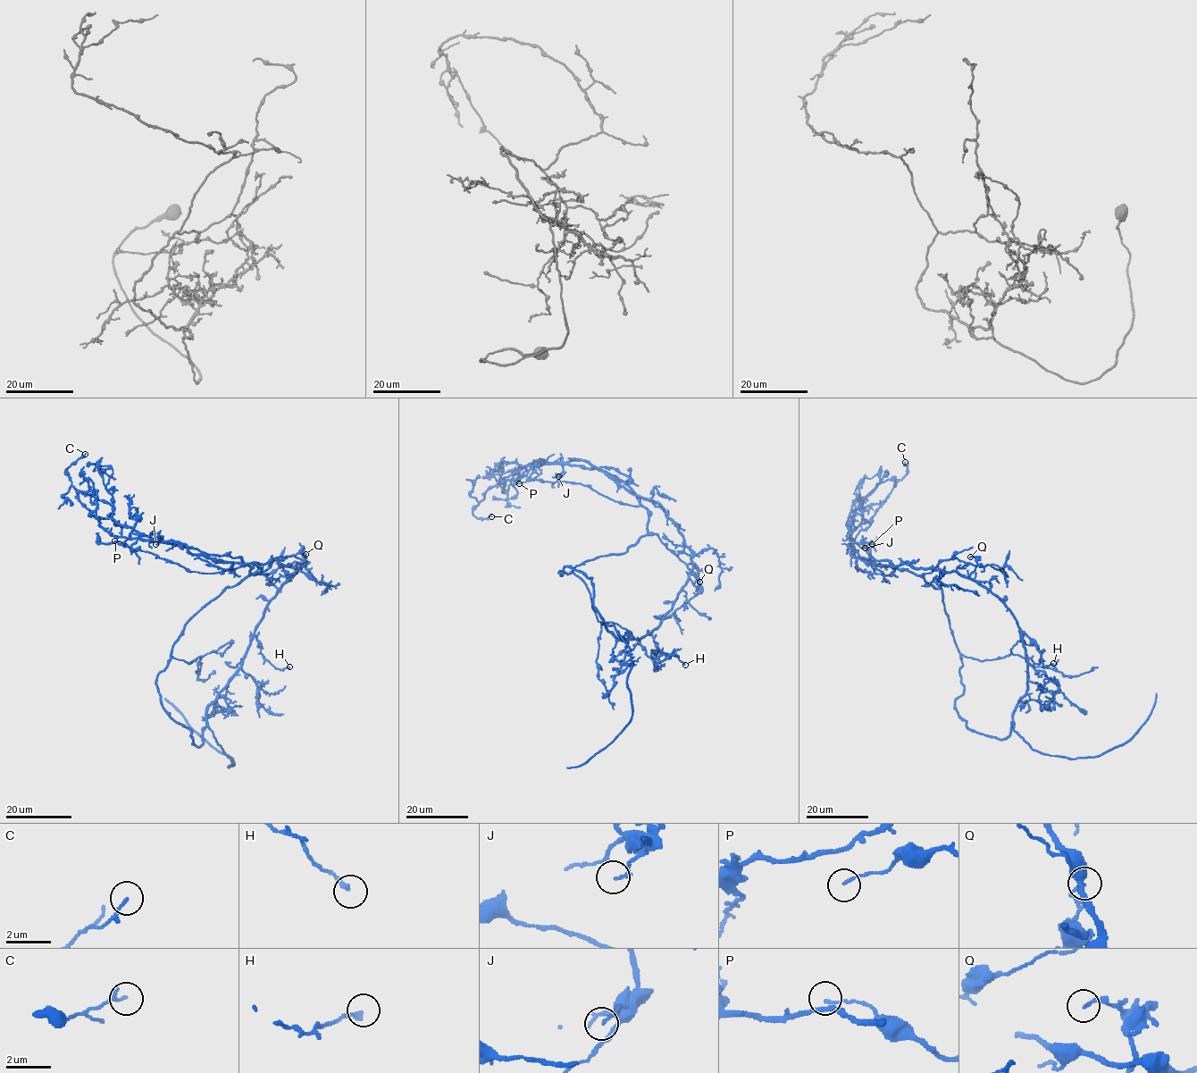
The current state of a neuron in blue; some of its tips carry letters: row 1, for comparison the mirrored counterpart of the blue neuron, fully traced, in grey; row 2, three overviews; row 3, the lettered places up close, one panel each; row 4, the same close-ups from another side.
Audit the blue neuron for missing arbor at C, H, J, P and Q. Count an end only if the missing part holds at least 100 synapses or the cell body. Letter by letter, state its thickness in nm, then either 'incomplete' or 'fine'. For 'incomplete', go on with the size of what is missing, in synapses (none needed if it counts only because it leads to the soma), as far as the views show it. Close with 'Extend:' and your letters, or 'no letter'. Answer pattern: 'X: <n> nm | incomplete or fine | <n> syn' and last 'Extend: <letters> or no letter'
C: 80 nm | fine
H: 220 nm | fine
J: 120 nm | fine
P: 100 nm | fine
Q: 140 nm | fine
Extend: no letter

